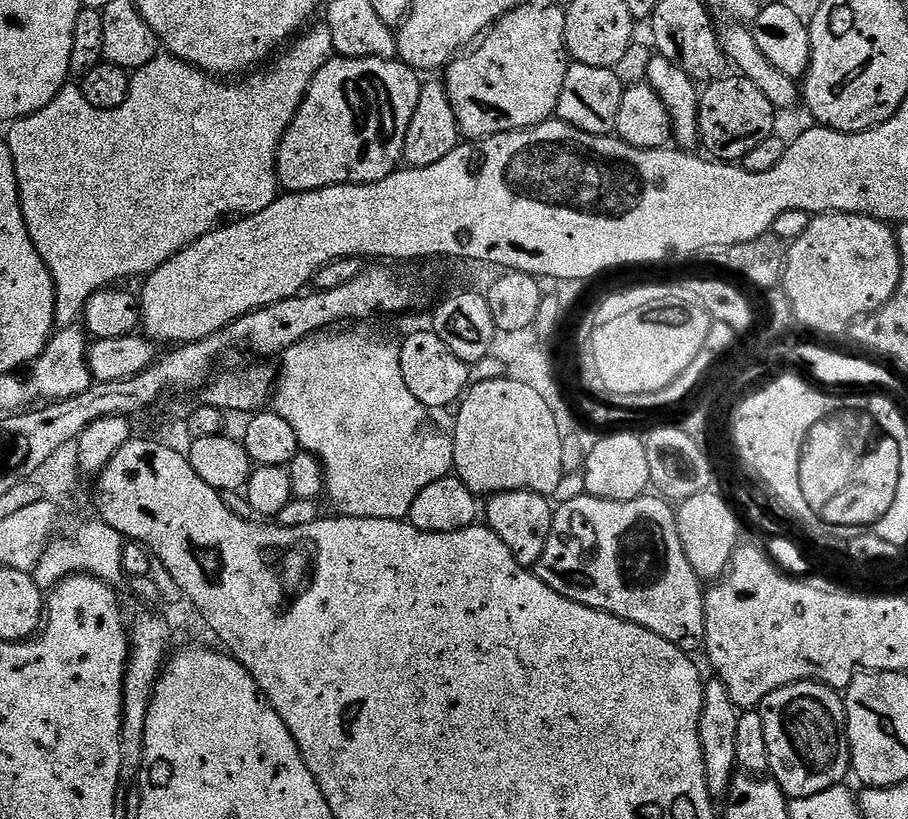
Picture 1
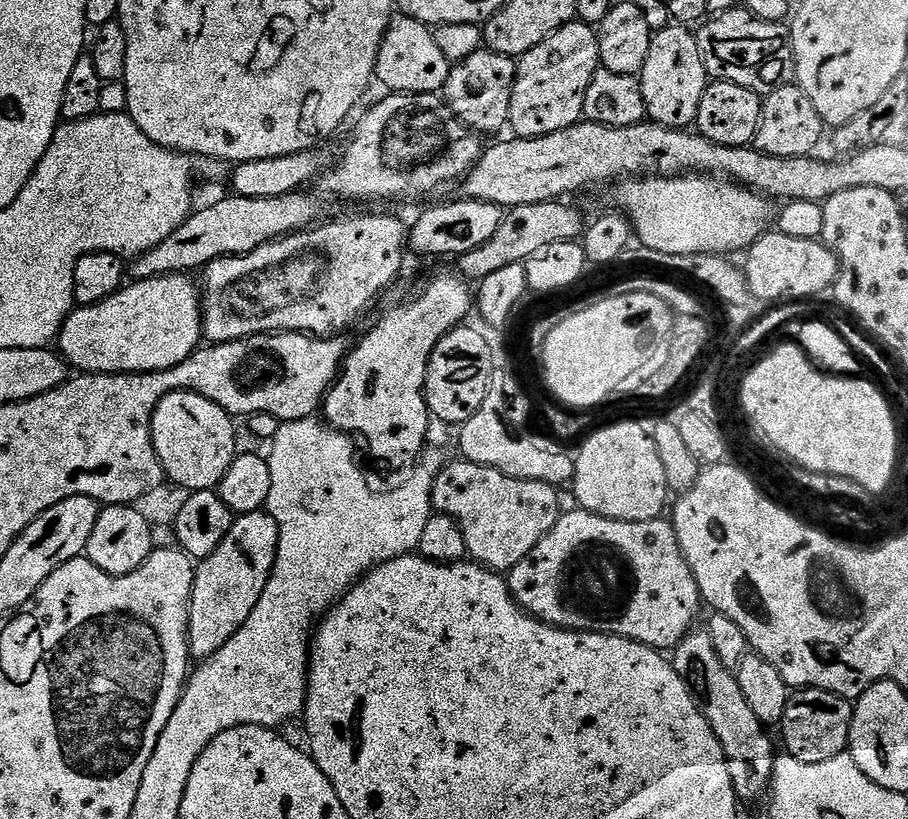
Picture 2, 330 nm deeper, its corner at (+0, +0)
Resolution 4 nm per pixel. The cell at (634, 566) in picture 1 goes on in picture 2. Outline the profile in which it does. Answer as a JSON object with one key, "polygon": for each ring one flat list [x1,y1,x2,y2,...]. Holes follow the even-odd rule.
{"polygon":[[583,510,563,513,560,521,550,530,550,534,546,534,546,538,542,538,542,542,538,542,538,546,534,546,534,550,530,550,530,554,526,554,526,558,522,558,522,562,518,562,518,566,514,566,511,572,507,573,506,579,508,590,516,599,516,603,544,624,553,624,556,628,568,628,572,632,604,632,607,636,621,636,627,640,637,640,638,643,657,650,672,650,676,645,681,644,685,636,693,631,695,624,692,623,695,622,700,608,702,609,698,582,682,554,676,532,671,523,664,518,646,522,626,522,625,520,611,520]]}

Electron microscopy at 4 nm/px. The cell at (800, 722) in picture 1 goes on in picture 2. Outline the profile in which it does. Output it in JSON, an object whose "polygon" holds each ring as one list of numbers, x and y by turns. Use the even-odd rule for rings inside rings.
{"polygon":[[821,688,796,690,788,697,786,714,778,726,784,739,783,751,800,764,821,764,835,756,845,755,848,735,852,729,853,701,835,696]]}

